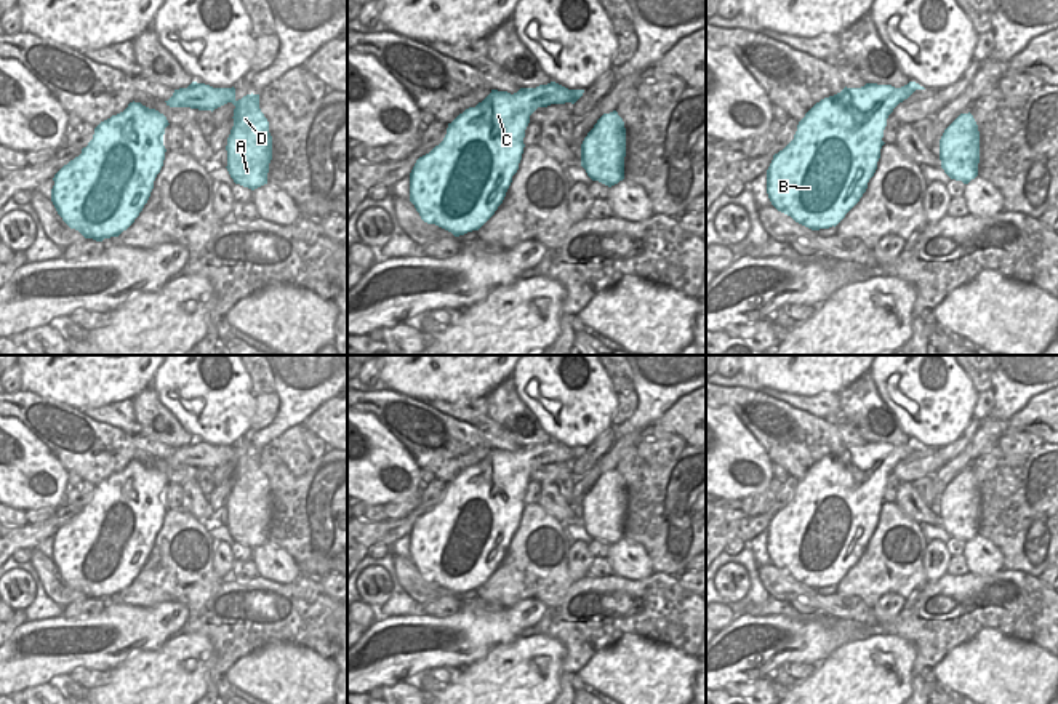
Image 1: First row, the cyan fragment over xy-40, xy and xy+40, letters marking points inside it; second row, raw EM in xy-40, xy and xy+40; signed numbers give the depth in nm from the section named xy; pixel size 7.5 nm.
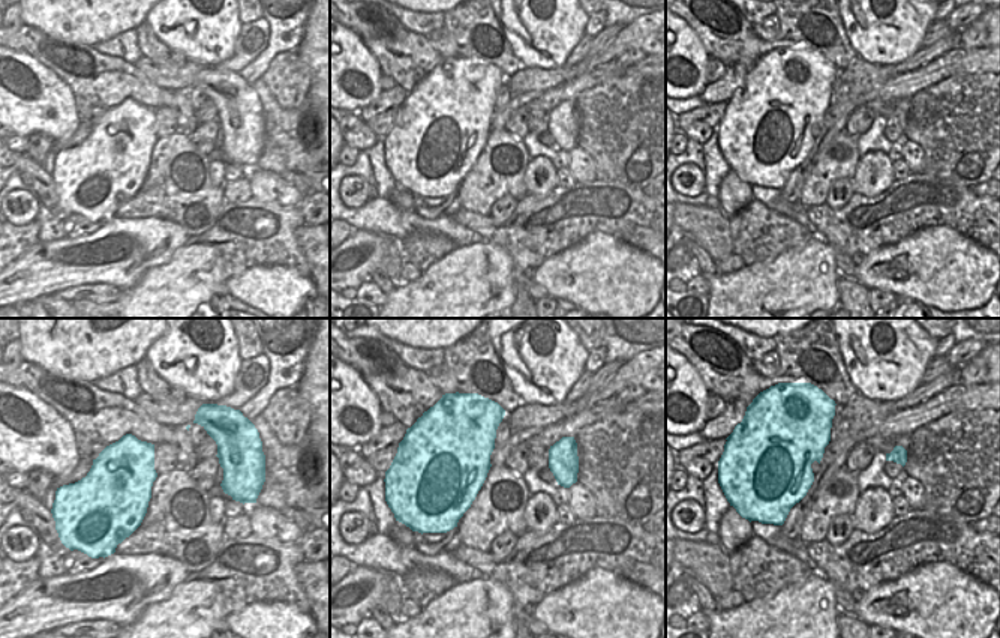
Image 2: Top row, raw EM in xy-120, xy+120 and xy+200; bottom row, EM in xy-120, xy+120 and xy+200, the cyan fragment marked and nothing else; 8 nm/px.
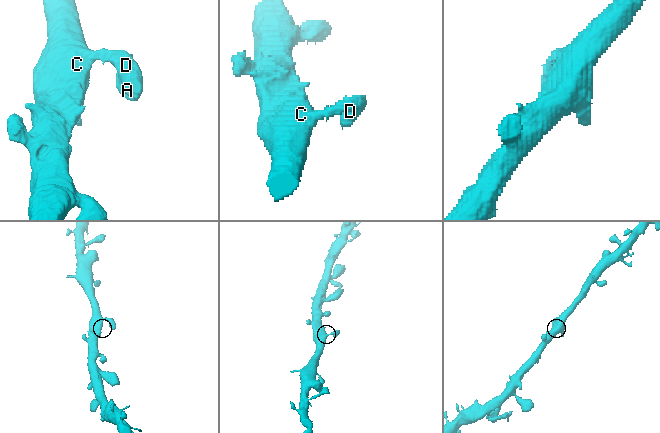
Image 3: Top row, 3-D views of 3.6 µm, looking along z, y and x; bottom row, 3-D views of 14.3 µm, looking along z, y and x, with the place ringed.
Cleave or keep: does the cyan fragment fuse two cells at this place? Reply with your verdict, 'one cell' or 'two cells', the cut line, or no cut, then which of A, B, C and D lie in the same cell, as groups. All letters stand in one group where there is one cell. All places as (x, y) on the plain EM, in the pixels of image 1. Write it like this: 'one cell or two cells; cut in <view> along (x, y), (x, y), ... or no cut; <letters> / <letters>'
one cell; no cut; A B C D

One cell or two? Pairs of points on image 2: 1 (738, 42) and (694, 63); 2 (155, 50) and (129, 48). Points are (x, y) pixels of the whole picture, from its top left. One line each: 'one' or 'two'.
1: two
2: two

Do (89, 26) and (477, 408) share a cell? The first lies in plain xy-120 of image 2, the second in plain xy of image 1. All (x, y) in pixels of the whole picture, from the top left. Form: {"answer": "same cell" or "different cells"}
{"answer": "different cells"}

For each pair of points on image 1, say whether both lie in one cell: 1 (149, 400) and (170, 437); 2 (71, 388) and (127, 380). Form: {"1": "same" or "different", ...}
{"1": "same", "2": "same"}

